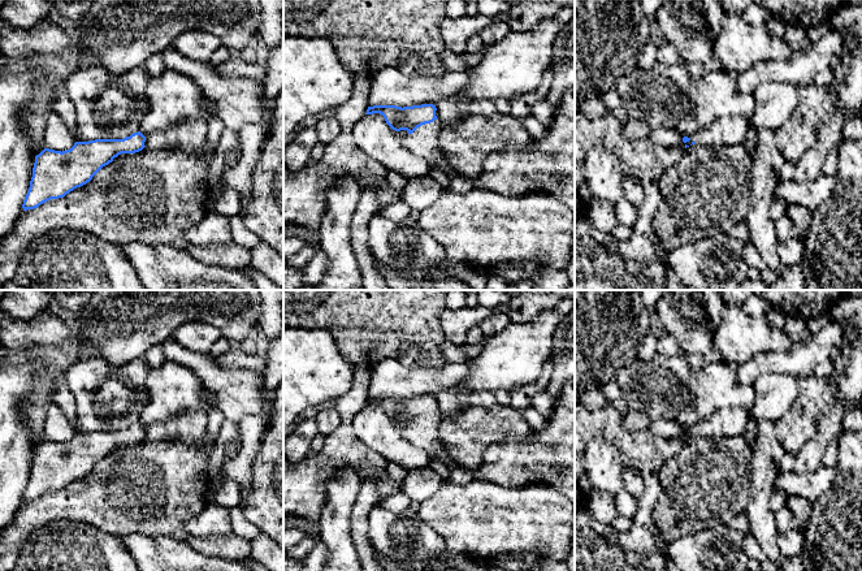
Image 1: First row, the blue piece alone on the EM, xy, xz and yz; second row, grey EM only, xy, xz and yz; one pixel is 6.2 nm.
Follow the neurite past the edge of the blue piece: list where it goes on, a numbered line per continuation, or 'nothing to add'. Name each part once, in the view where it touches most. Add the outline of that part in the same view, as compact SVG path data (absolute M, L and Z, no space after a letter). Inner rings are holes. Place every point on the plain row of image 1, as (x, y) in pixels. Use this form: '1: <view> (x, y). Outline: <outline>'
1: xz (424, 433). Outline: M438 411L430 415L421 416L412 425L408 425L404 431L404 436L419 449L426 451L434 460L443 462L450 470L458 467L451 460L439 440L439 424L441 416Z

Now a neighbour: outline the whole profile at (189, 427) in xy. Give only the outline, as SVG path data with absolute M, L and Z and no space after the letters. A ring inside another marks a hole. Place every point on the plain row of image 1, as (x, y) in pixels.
M185 411L166 423L153 423L144 427L144 437L151 442L178 440L189 445L195 445L203 440L207 424L207 412Z

